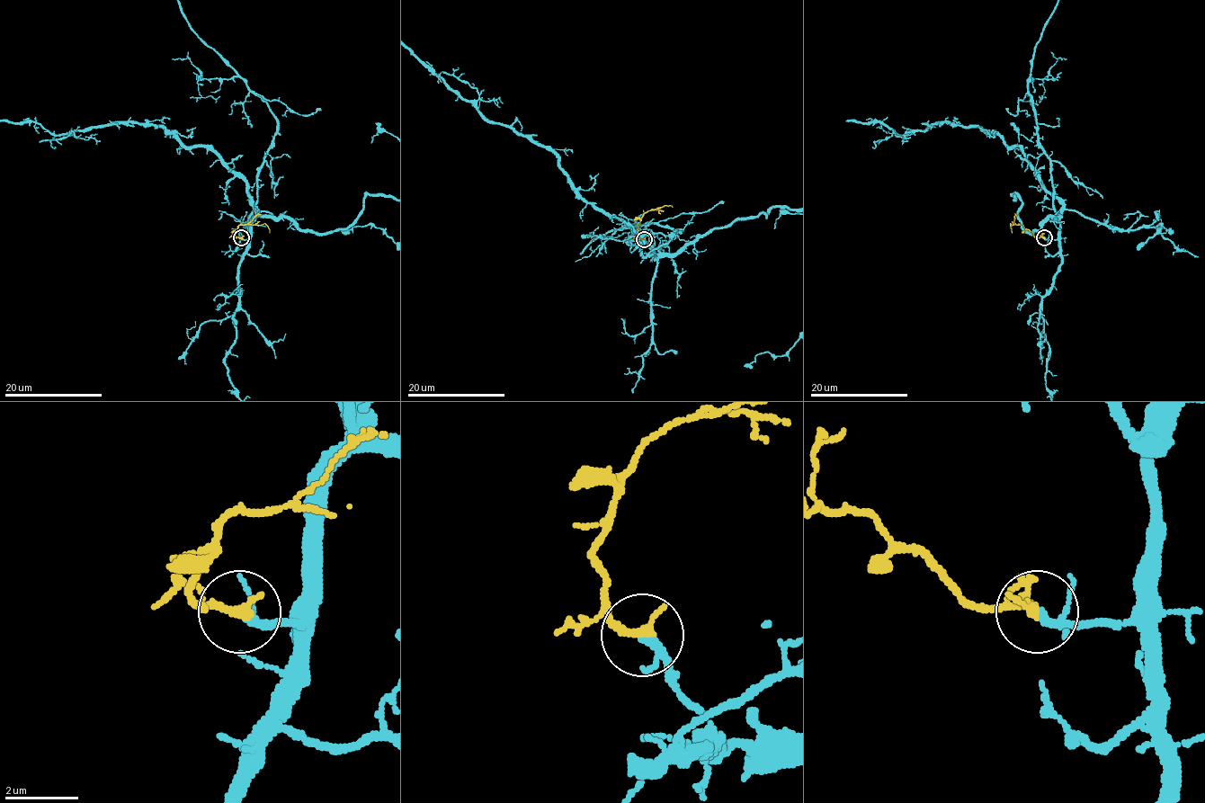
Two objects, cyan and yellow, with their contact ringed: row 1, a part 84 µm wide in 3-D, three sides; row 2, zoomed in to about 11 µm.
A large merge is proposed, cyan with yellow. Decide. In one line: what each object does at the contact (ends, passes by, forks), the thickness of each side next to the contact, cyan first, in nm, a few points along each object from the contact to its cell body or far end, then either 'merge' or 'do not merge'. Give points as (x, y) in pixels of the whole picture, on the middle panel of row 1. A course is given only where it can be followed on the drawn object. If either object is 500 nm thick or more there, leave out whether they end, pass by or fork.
cyan passes by | yellow ends | 190/320 nm | yellow via (643, 239), (637, 229), (642, 216), (650, 209), (673, 207) | merge

